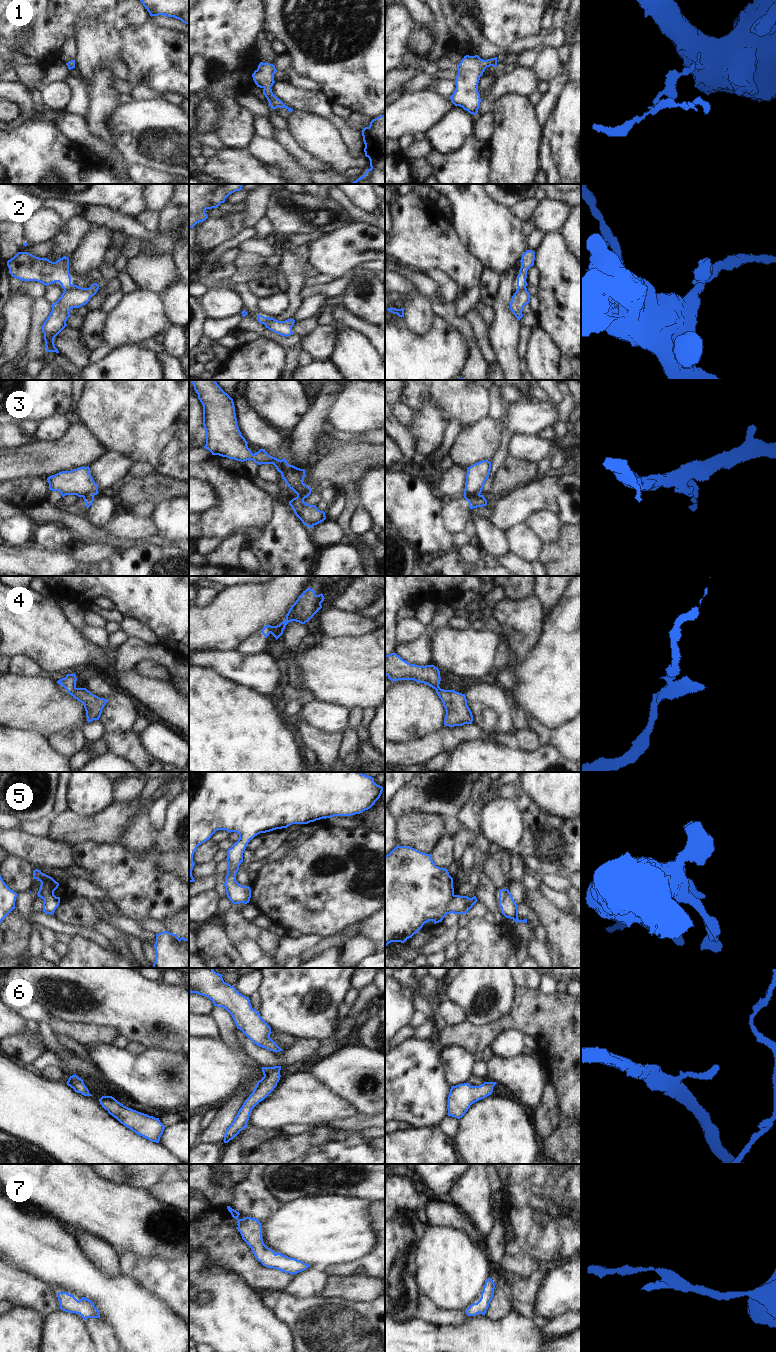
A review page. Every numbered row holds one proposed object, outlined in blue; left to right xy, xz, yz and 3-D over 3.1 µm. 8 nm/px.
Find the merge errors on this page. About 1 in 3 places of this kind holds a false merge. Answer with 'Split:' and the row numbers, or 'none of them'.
Split: 2, 3, 4

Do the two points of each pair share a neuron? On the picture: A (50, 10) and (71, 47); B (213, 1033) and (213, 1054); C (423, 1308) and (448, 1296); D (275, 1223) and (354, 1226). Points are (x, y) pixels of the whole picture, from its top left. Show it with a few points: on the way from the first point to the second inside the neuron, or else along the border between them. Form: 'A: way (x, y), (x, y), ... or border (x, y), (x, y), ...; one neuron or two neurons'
A: border (73, 37), (66, 39); two neurons
B: border (199, 1037), (220, 1040); two neurons
C: border (419, 1292), (436, 1306), (455, 1311); two neurons
D: way (295, 1226), (334, 1226); one neuron

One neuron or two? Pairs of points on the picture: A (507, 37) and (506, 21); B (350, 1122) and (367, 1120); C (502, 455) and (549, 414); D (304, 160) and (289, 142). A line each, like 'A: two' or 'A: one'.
A: one
B: one
C: one
D: one

